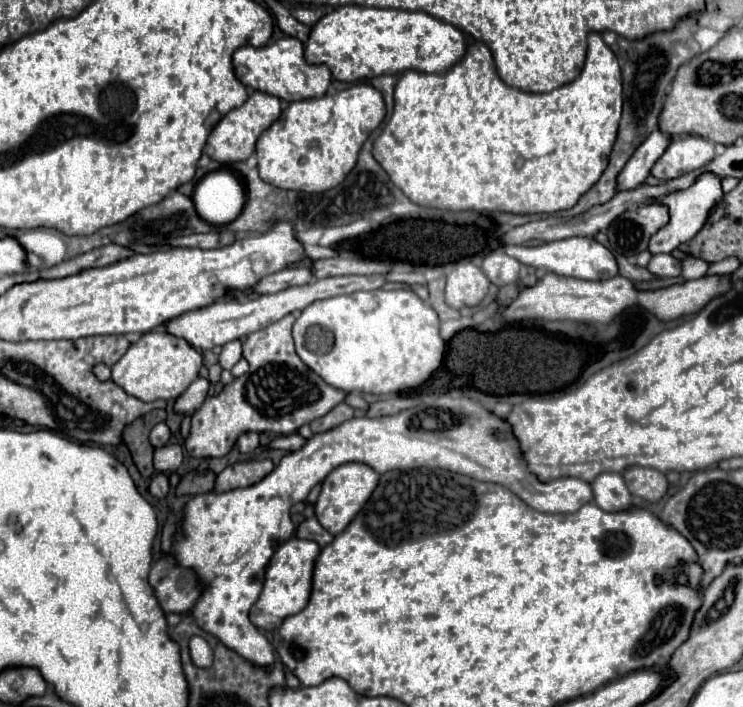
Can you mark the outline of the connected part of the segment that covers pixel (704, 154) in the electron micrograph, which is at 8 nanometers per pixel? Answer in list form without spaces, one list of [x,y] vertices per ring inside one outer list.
[[[680,136],[670,142],[666,152],[654,164],[652,174],[662,180],[678,178],[706,166],[714,156],[714,144],[700,136]]]

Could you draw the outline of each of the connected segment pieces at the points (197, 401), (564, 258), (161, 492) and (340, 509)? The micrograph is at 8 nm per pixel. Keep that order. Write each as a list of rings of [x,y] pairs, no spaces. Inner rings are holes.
[[[196,378],[190,384],[190,388],[176,400],[174,410],[180,414],[192,414],[194,410],[198,410],[208,394],[208,386],[210,386],[208,378]]]
[[[566,238],[558,242],[546,242],[540,246],[506,246],[504,248],[510,256],[520,260],[526,266],[536,270],[544,270],[564,278],[580,278],[580,280],[608,280],[618,274],[616,260],[608,248],[604,248],[594,238]]]
[[[156,474],[150,482],[150,494],[156,498],[164,498],[168,494],[168,476],[166,474]]]
[[[350,462],[350,464],[342,464],[336,470],[332,470],[324,484],[322,484],[322,492],[316,500],[316,518],[318,522],[332,534],[340,534],[356,516],[356,512],[360,512],[360,508],[368,502],[368,498],[372,496],[376,484],[378,484],[378,474],[366,466],[366,464],[358,464],[358,462]]]

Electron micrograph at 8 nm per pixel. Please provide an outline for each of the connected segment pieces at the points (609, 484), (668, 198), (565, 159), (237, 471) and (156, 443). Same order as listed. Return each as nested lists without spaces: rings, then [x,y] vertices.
[[[604,472],[596,476],[590,486],[594,492],[594,504],[606,512],[618,512],[632,504],[632,496],[618,472]]]
[[[702,172],[694,184],[686,190],[676,190],[672,194],[666,194],[662,198],[656,198],[652,202],[658,202],[660,204],[666,204],[668,206],[668,212],[670,212],[670,220],[666,226],[661,228],[650,239],[648,250],[652,254],[658,254],[658,252],[672,252],[674,248],[678,248],[682,242],[688,242],[692,240],[692,236],[696,236],[700,232],[700,228],[704,226],[710,210],[720,204],[724,192],[722,192],[722,176],[716,176],[714,172]]]
[[[598,32],[588,34],[588,54],[586,54],[586,64],[580,72],[580,76],[552,92],[544,94],[534,94],[534,92],[524,92],[512,86],[506,86],[500,76],[496,74],[494,68],[494,58],[492,52],[486,48],[484,42],[474,42],[468,46],[464,58],[452,66],[448,72],[442,74],[426,74],[426,72],[414,72],[406,70],[396,88],[394,88],[394,114],[380,132],[380,136],[374,140],[372,156],[378,160],[378,164],[388,172],[390,180],[414,202],[420,206],[428,208],[440,208],[440,210],[500,210],[500,212],[512,212],[512,214],[554,214],[560,210],[572,208],[582,194],[586,194],[600,178],[600,174],[608,166],[608,156],[612,150],[612,144],[616,140],[618,132],[618,120],[624,103],[623,83],[620,78],[620,66],[614,56],[614,52],[604,44]]]
[[[248,460],[248,462],[236,462],[228,466],[222,474],[216,478],[214,492],[228,492],[234,488],[246,488],[256,482],[260,482],[266,474],[274,470],[272,460]]]
[[[162,422],[162,424],[156,424],[154,428],[152,428],[152,432],[150,432],[150,444],[154,446],[154,448],[160,448],[160,446],[164,446],[166,442],[168,442],[168,438],[170,438],[170,430],[168,430],[168,426]]]

